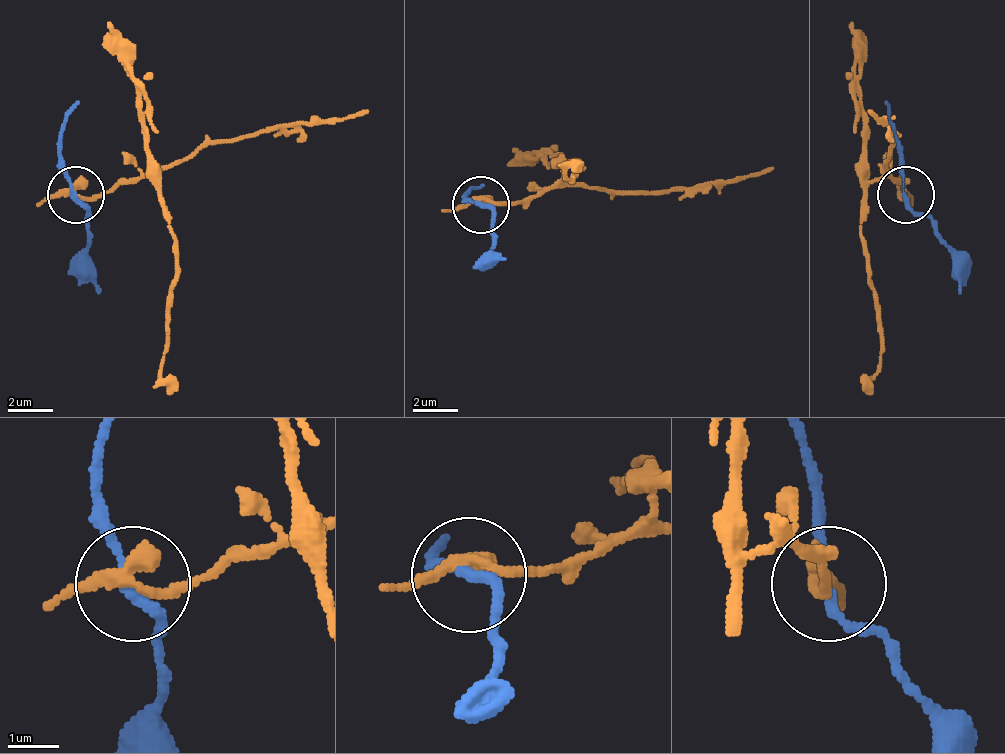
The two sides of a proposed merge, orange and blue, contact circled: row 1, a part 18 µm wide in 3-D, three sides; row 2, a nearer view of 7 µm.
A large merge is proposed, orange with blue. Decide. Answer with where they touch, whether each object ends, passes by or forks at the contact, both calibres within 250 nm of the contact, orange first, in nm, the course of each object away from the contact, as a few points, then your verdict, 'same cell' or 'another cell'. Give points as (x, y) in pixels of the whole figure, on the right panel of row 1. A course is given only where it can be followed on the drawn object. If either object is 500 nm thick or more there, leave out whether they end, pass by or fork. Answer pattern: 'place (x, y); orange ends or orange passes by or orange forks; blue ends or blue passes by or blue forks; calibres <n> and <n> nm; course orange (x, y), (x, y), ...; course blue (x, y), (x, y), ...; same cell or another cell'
place (906, 195); orange passes by; blue passes by; calibres 320 and 180 nm; course orange (904, 193), (899, 182), (882, 176), (864, 193), (864, 267), (882, 369), (864, 392); course blue (904, 193), (950, 250), (961, 296); another cell

